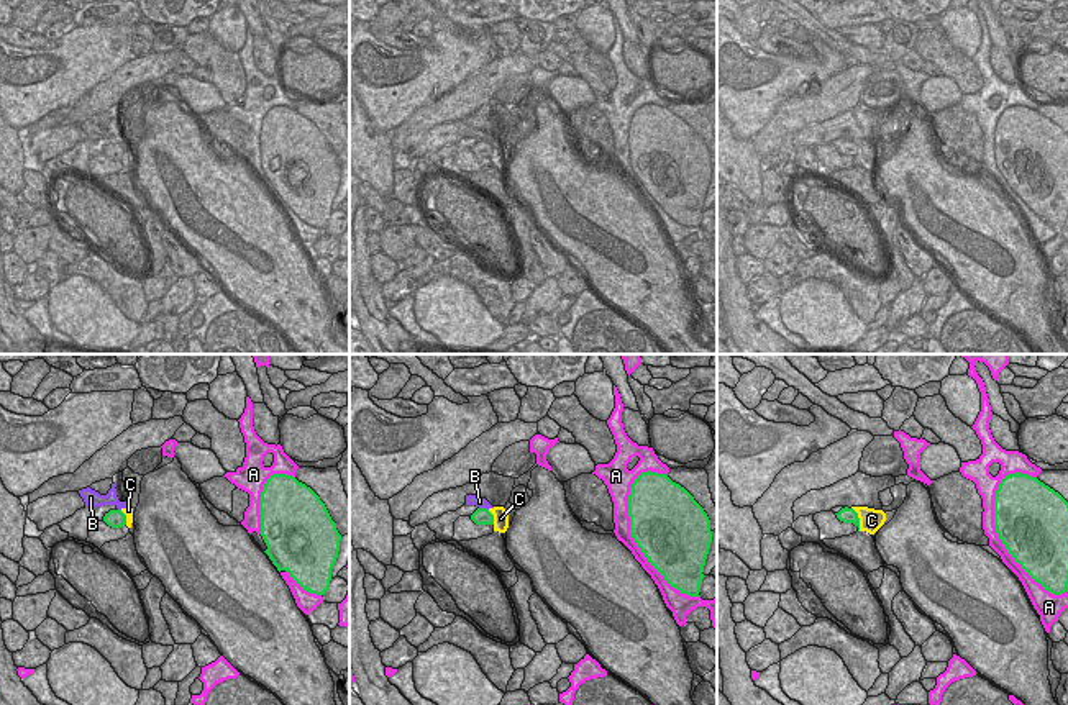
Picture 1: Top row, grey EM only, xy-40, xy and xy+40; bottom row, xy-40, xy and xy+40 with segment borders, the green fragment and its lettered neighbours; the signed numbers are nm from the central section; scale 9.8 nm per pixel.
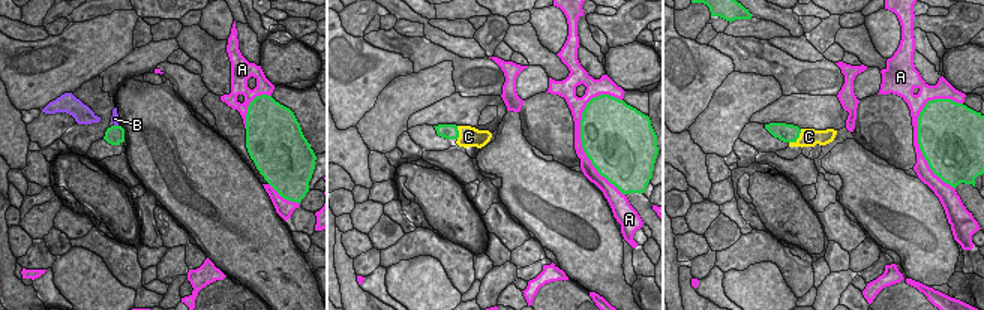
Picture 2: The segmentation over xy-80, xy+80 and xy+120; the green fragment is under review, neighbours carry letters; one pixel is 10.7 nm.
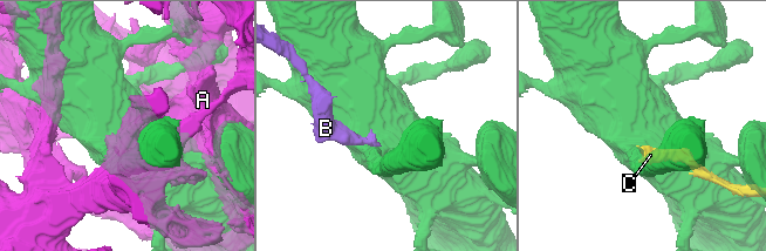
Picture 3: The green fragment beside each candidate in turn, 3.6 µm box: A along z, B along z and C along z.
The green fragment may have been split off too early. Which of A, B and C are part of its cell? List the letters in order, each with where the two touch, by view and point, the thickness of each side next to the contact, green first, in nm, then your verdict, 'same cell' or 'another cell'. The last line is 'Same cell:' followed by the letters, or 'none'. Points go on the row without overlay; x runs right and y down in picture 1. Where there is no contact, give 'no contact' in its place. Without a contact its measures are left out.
A: meets green in xy+40 at (1001, 172); 500 nm thick on the green side, 130 nm on the other; another cell
B: meets green in xy at (484, 141); 160 nm thick on the green side, 100 nm on the other; another cell
C: meets green in xy+40 at (858, 151); 160 nm thick on the green side, 220 nm on the other; another cell
Same cell: none

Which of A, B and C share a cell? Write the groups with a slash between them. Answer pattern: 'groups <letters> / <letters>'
groups A / B C

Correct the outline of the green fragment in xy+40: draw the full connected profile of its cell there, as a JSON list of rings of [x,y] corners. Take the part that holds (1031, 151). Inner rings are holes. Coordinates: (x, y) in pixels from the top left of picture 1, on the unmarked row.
[[[1027,107],[1006,108],[994,130],[994,159],[1014,193],[1045,223],[1061,228],[1068,221],[1068,134]]]

